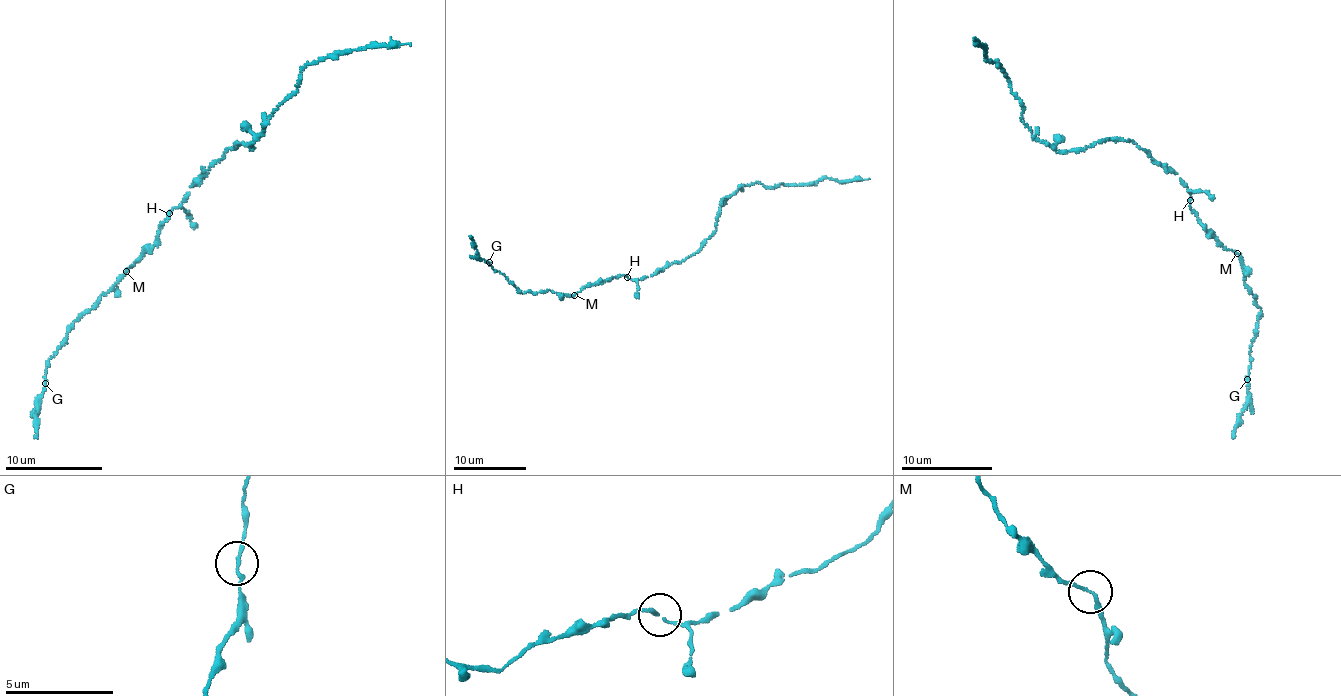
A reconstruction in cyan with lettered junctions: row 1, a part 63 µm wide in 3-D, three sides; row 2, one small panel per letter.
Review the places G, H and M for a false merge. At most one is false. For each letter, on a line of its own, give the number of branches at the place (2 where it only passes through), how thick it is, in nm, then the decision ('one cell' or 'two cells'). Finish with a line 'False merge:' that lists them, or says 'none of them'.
G: 2 | 150 nm | one cell
H: 2 | 140 nm | one cell
M: 2 | 150 nm | one cell
False merge: none of them

